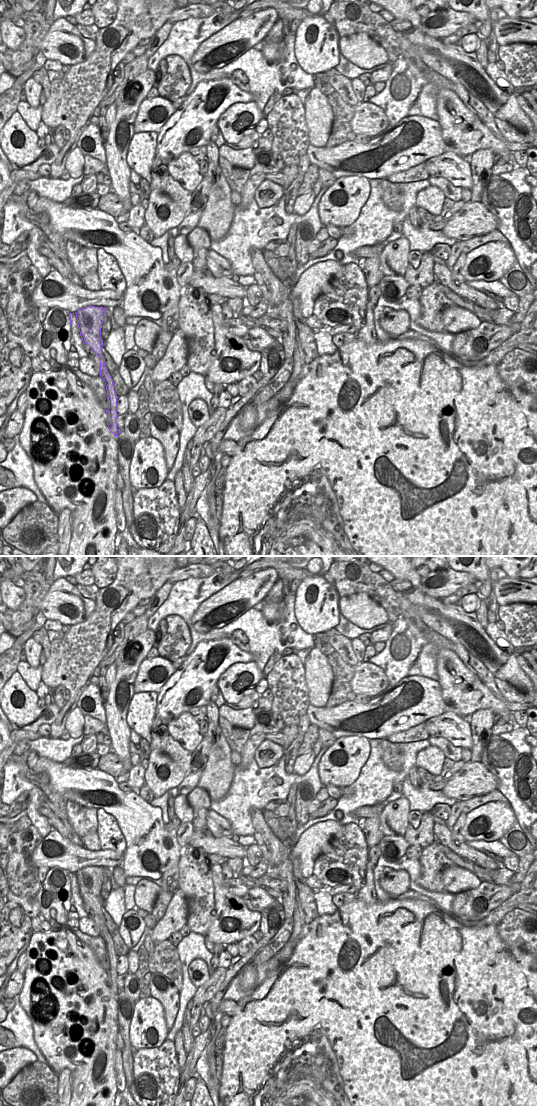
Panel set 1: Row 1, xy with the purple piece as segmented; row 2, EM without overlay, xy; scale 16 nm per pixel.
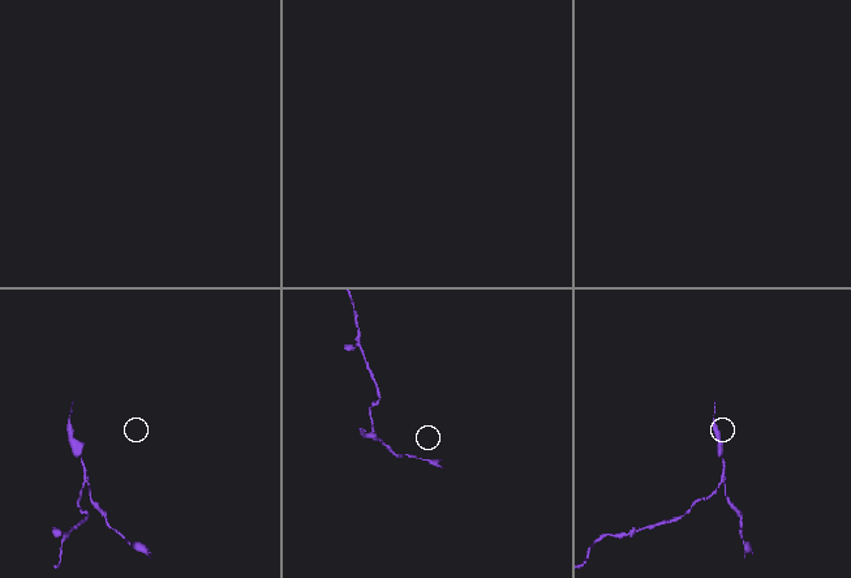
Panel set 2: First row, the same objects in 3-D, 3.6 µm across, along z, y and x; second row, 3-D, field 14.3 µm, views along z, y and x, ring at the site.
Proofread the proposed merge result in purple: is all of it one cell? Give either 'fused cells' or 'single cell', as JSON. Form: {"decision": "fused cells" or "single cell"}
{"decision": "fused cells"}

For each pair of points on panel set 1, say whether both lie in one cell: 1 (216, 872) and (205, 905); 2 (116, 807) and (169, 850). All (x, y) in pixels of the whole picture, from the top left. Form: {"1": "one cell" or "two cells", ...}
{"1": "two cells", "2": "one cell"}

